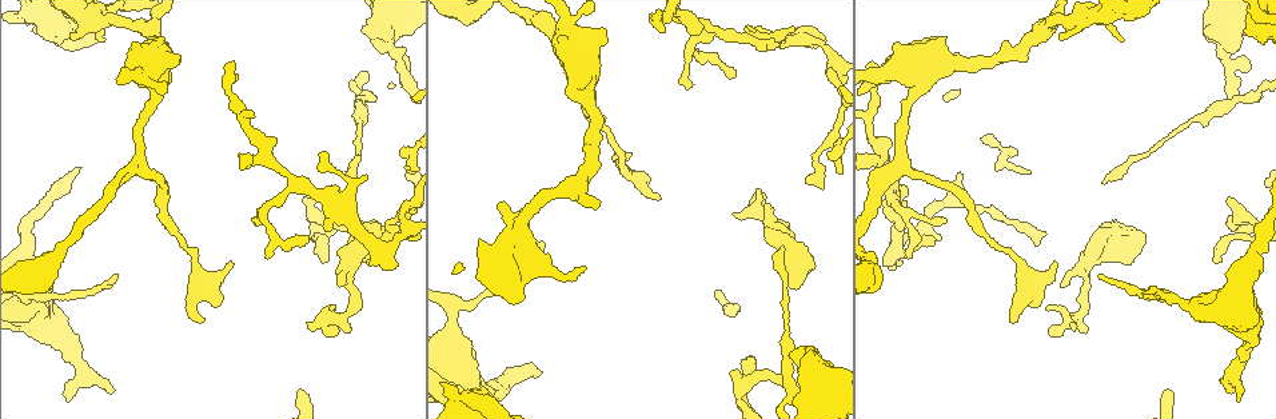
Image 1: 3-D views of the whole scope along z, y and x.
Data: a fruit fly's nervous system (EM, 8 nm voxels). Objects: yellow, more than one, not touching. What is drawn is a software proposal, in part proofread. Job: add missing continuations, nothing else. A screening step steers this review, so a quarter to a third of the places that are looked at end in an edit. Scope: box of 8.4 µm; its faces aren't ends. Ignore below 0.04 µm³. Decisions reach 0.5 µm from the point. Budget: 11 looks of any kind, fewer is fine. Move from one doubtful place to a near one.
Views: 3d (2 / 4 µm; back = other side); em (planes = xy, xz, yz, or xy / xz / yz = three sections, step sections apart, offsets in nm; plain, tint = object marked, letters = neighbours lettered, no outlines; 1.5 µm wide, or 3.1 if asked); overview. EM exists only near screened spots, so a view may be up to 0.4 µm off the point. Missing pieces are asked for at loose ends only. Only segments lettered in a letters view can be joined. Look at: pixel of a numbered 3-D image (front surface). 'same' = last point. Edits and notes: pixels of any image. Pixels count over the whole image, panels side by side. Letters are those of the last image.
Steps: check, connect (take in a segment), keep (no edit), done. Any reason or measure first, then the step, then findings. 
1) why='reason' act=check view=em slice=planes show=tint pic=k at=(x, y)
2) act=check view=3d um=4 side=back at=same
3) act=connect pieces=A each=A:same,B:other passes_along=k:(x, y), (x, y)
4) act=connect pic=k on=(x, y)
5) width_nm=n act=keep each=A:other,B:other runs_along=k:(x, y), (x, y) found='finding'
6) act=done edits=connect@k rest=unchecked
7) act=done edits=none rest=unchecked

why='an open end' act=check view=em slice=xz step=4 show=letters pic=1 at=(379, 263)

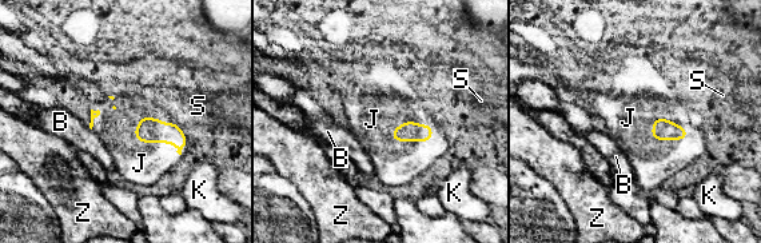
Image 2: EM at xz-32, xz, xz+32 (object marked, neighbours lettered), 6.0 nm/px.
longest_contact=J:340nm act=connect pieces=J each=B:other,J:same,K:other,S:other,Z:other found='the neuron continues'

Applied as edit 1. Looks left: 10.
why='see it whole again' act=check view=overview

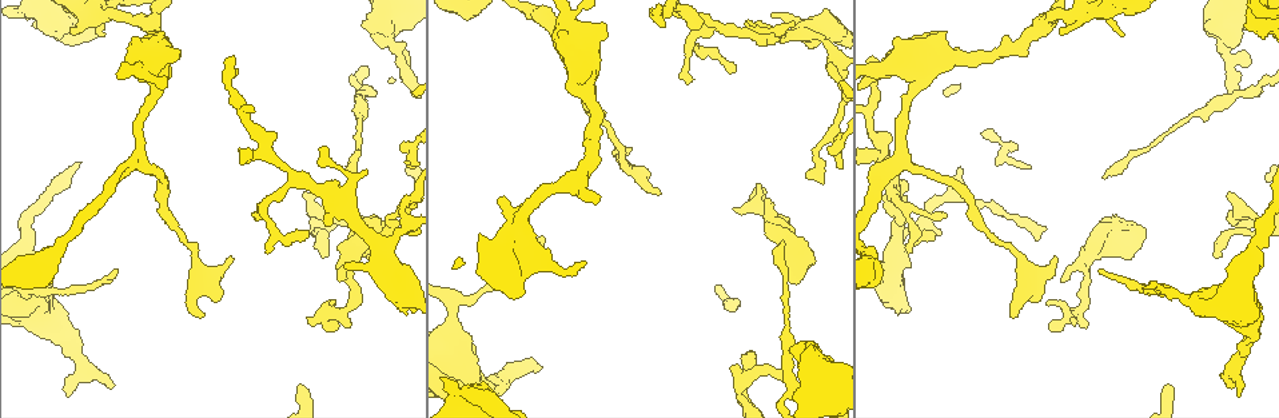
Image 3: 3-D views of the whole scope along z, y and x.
why='branch stops here' act=check view=3d um=4 pic=3 at=(790, 283)

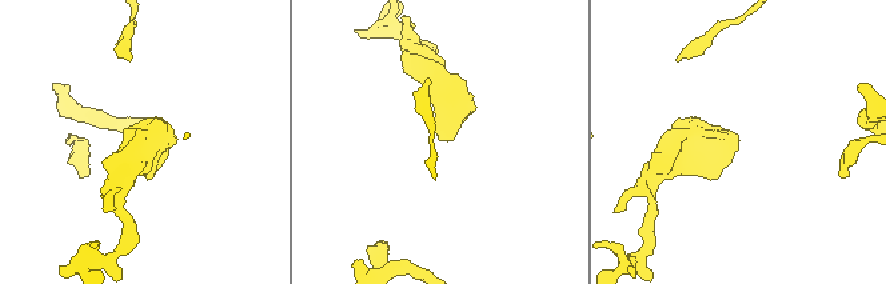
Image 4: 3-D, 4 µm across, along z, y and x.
why='shape alone is not enough' act=check view=em slice=planes show=letters pic=4 at=(737, 146)

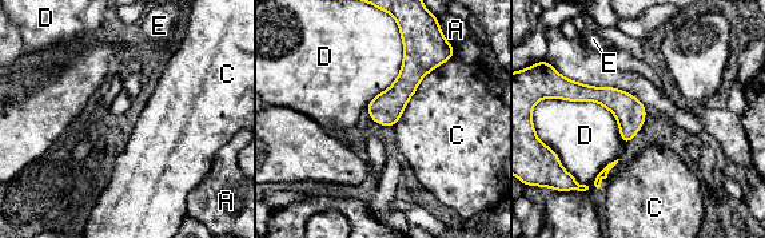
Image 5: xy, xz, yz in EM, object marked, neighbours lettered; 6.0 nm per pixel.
longest_contact=C:550nm act=keep each=A:other,C:other,D:other,E:other border=5:(451, 56), (421, 80), (393, 127) found='no lettered segment goes on from it'

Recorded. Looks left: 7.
why='an open end' act=check view=3d um=2 side=back pic=3 at=(108, 388)

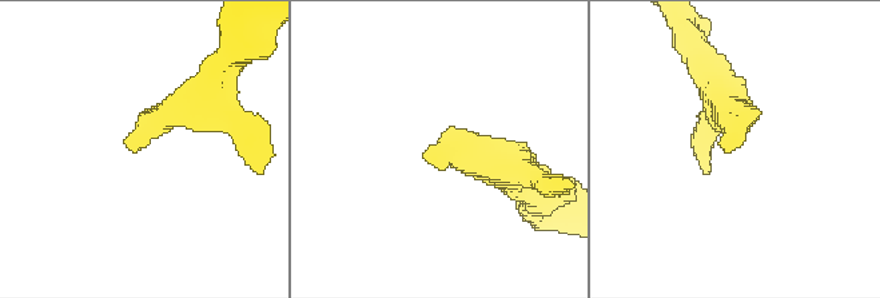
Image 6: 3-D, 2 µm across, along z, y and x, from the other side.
why='need the tissue' act=check view=em slice=planes show=plain pic=6 at=(431, 160)

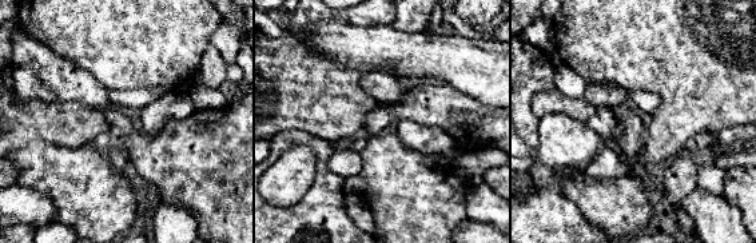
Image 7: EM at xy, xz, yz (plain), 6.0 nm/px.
act=check view=em slice=planes show=letters at=same

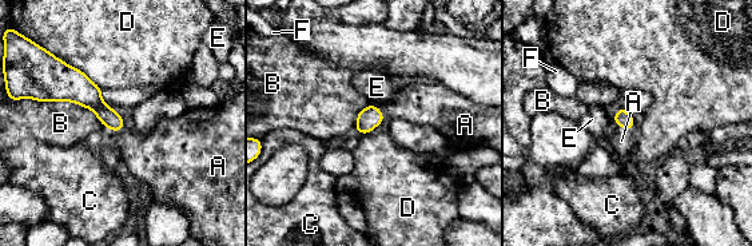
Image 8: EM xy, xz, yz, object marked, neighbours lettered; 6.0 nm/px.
act=connect pieces=A each=A:same,B:other,C:other,D:other,E:other,F:other passes_along=8:(623, 118), (624, 127), (621, 141) found='the neuron continues'

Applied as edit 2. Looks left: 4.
why='tapers out' act=check view=em slice=planes show=letters pic=3 at=(941, 211)

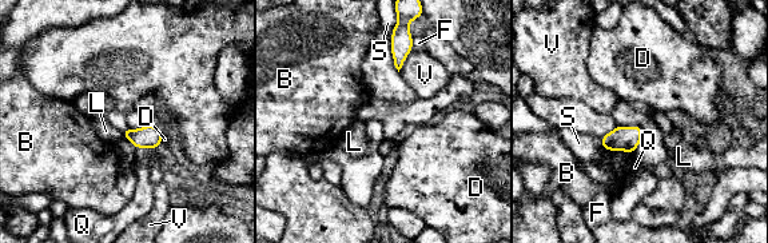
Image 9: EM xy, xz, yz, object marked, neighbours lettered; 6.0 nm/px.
act=keep each=B:other,D:other,F:other,L:other,Q:other,S:other,V:other border=9:(120, 130), (123, 136) found='no lettered segment goes on from it'

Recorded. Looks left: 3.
act=done edits=connect@2,connect@8 rest=unchecked

